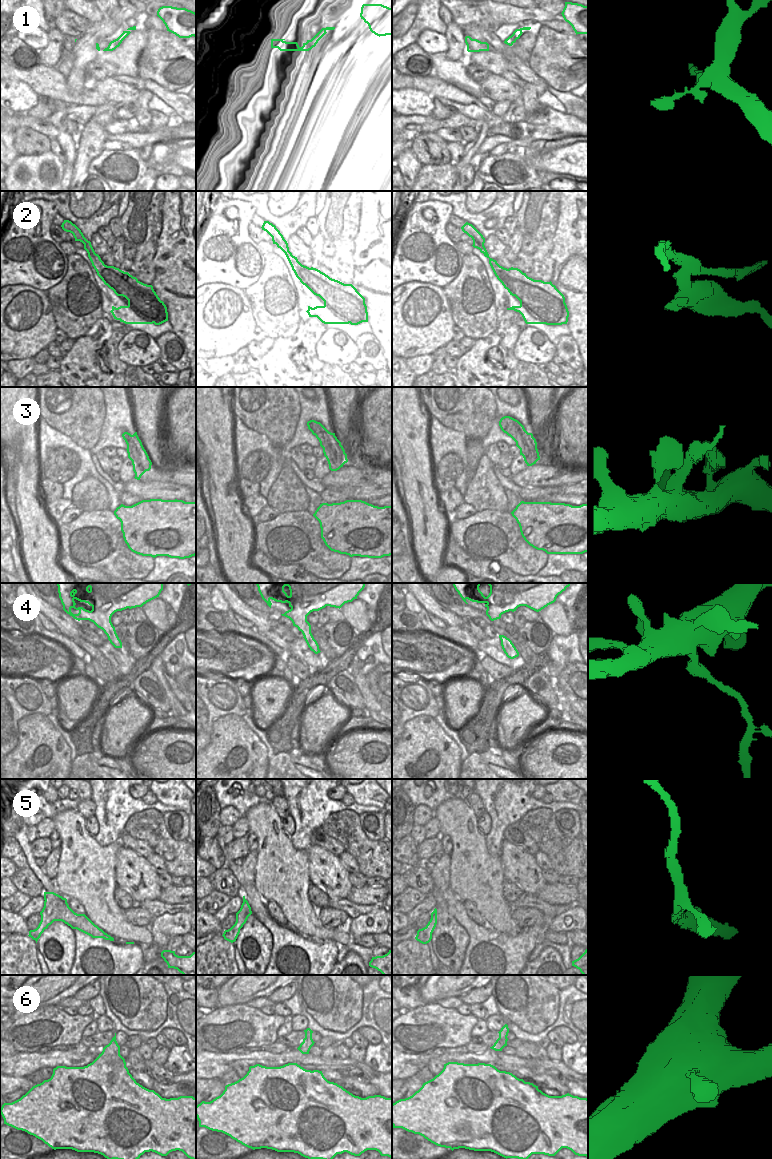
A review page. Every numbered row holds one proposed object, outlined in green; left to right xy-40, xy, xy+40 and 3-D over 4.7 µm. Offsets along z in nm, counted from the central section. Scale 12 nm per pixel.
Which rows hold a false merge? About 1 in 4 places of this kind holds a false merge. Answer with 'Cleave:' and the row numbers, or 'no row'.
Cleave: 2, 4

